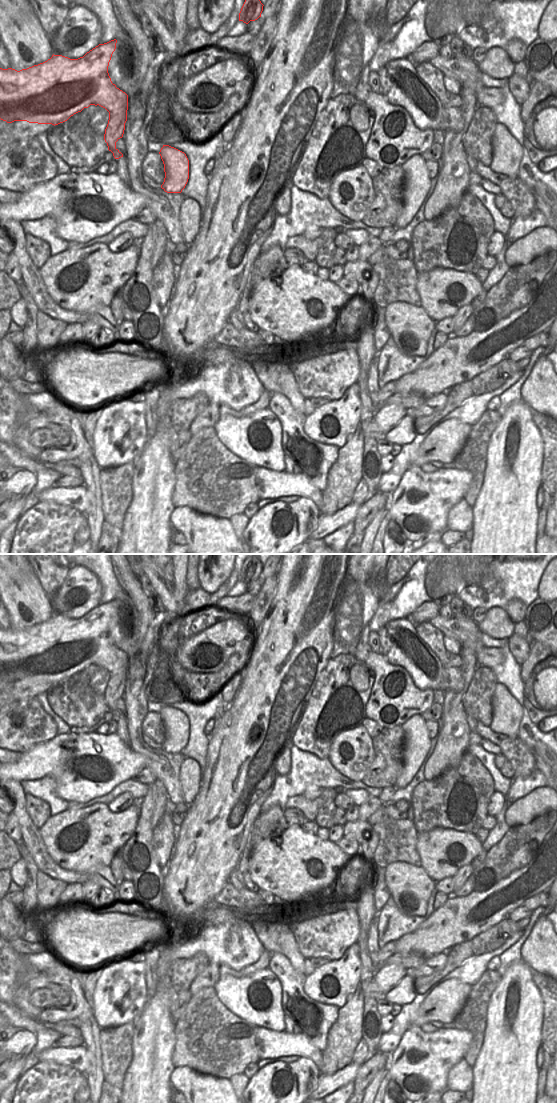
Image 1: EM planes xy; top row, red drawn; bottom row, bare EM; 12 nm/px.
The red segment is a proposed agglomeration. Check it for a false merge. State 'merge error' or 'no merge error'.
merge error

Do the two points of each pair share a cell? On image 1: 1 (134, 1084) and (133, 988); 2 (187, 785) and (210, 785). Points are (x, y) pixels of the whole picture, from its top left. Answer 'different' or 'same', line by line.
1: different
2: different

